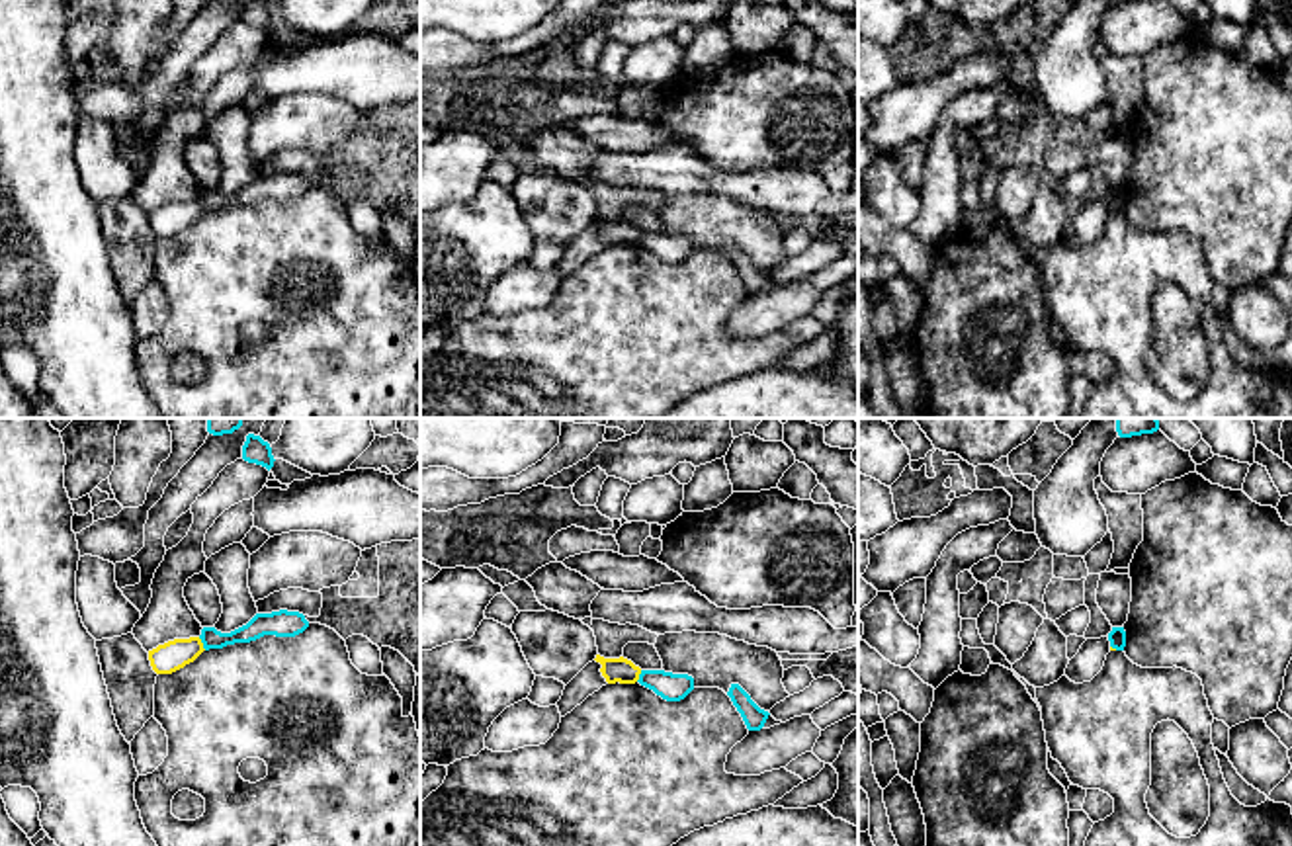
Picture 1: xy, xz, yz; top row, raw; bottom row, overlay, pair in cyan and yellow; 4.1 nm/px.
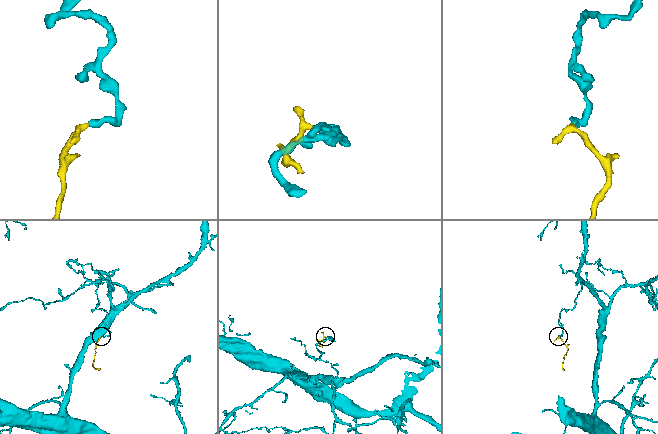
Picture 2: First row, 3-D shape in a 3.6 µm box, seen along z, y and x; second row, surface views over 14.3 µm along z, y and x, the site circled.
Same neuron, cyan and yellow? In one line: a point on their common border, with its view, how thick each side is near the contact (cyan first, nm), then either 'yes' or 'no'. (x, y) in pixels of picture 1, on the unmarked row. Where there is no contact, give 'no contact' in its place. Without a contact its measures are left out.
xy (202, 204) | 90/120 nm | no

